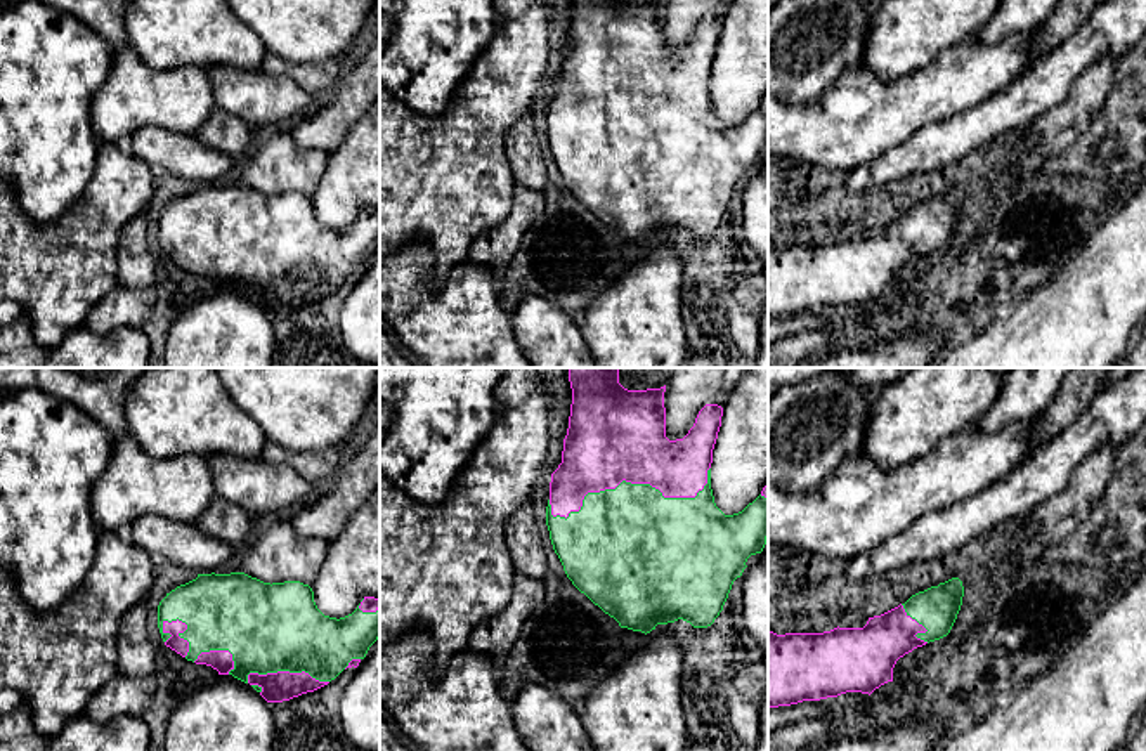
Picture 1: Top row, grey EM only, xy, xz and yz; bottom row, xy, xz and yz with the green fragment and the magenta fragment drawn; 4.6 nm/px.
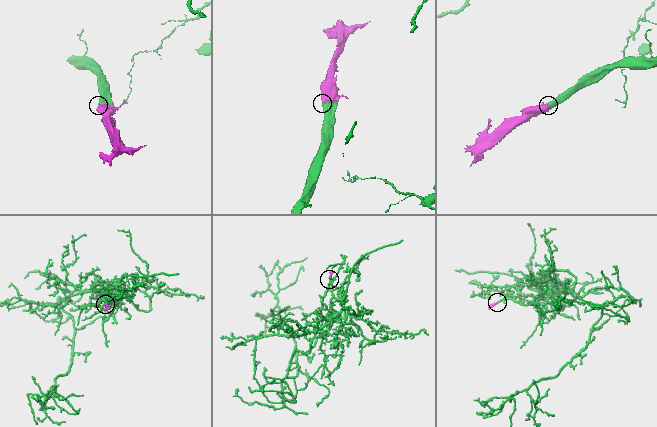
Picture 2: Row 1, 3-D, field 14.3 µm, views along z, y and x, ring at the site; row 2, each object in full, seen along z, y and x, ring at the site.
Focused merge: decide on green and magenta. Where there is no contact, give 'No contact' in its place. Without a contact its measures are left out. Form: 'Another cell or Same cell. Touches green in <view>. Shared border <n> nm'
Same cell. Touches green in xz. Shared border 800 nm

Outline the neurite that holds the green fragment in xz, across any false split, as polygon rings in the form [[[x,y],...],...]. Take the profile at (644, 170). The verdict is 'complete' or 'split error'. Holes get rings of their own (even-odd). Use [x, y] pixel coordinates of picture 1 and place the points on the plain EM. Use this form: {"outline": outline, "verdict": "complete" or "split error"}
{"outline": [[[572,0],[572,16],[569,28],[569,40],[563,50],[562,75],[551,85],[550,111],[546,118],[546,137],[555,165],[558,167],[567,189],[605,225],[614,229],[621,239],[650,245],[657,236],[674,234],[683,231],[693,239],[707,239],[723,222],[732,196],[742,187],[751,167],[761,165],[768,149],[768,95],[761,106],[749,114],[742,123],[725,127],[714,114],[711,101],[711,75],[713,61],[721,38],[723,19],[718,16],[706,16],[693,38],[683,50],[669,52],[666,49],[666,0],[628,2],[628,0]]], "verdict": "split error"}

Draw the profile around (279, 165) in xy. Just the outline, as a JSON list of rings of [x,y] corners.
[[[290,130],[262,142],[243,170],[241,184],[264,194],[300,193],[312,196],[328,167],[329,154],[300,147]]]

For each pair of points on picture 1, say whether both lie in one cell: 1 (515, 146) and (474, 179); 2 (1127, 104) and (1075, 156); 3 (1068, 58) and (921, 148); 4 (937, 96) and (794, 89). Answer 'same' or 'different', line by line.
1: different
2: same
3: same
4: different

